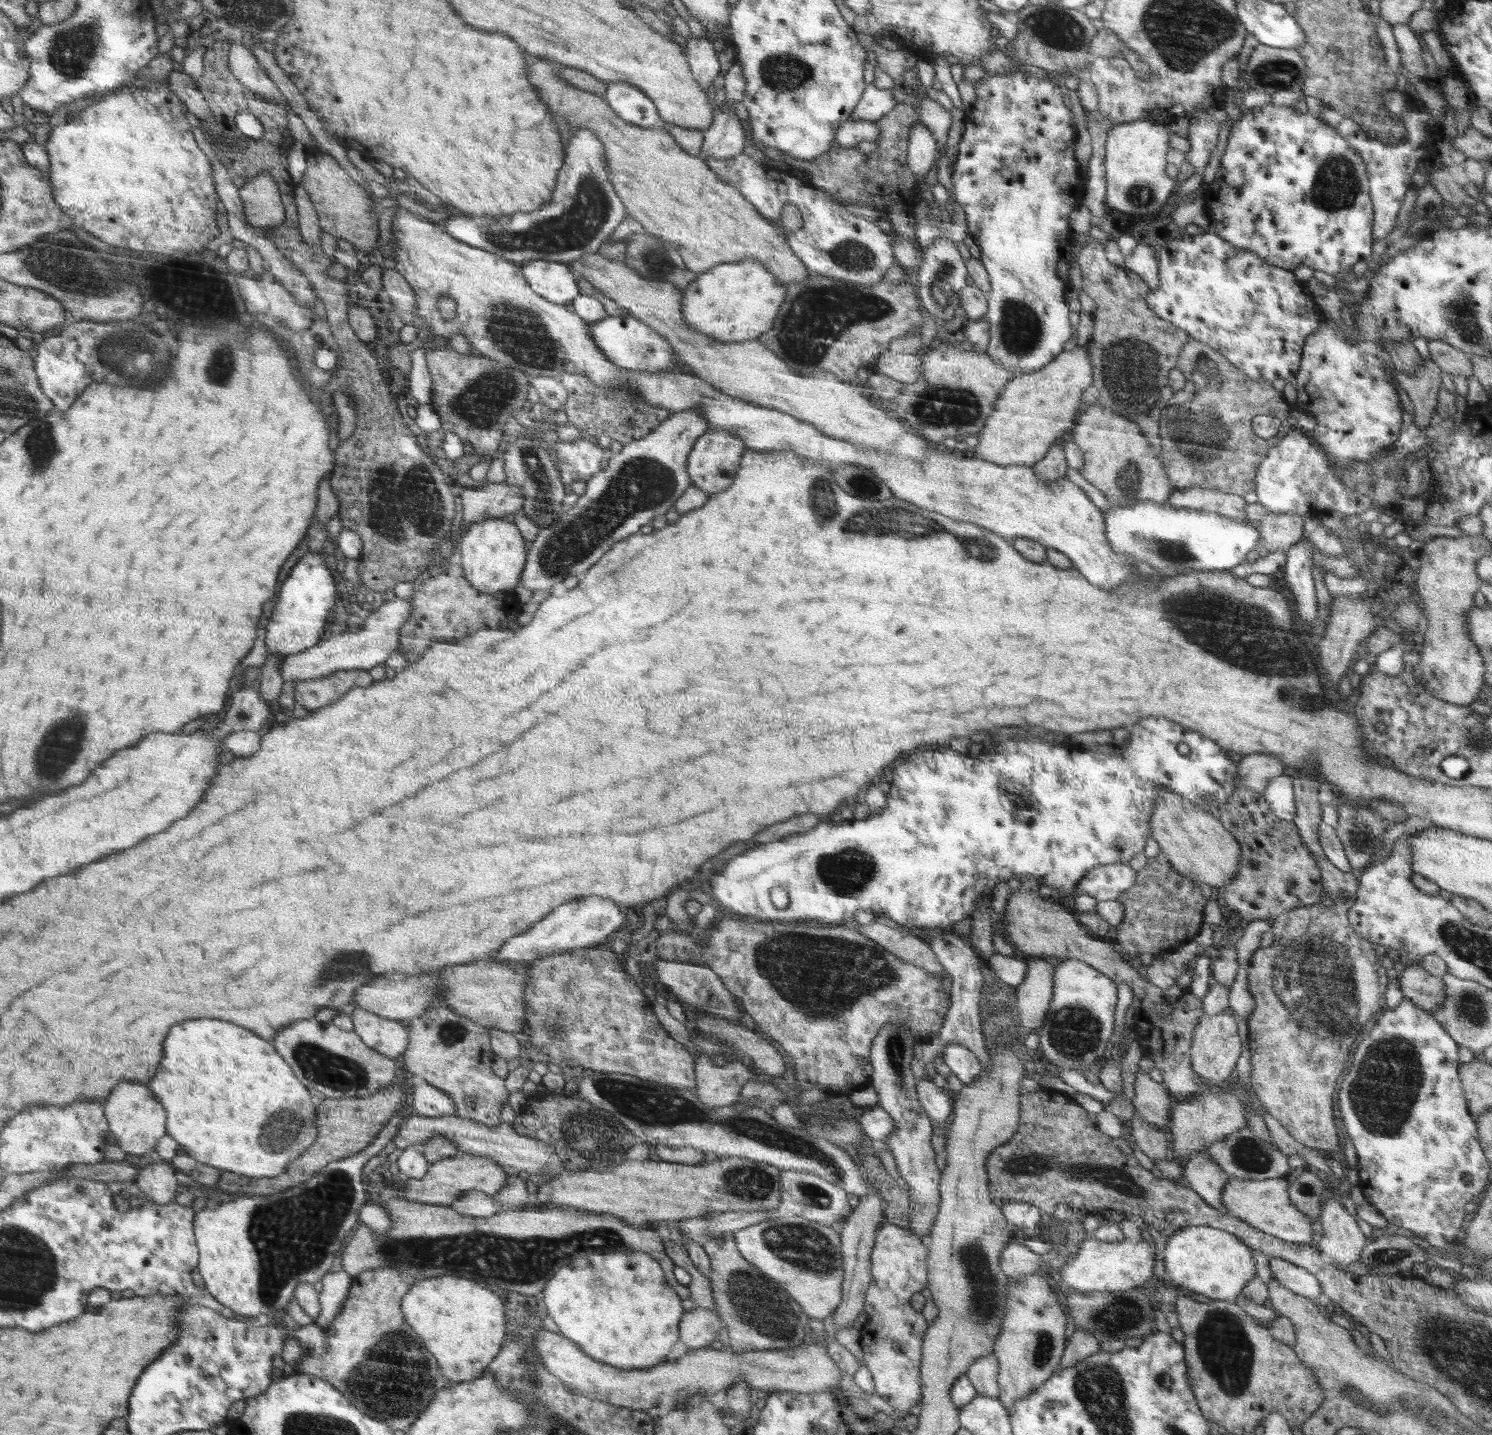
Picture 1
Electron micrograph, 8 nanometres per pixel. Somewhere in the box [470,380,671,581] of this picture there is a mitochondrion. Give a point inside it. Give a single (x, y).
(544, 501)

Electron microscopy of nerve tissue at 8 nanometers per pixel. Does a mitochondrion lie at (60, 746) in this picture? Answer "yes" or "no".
yes

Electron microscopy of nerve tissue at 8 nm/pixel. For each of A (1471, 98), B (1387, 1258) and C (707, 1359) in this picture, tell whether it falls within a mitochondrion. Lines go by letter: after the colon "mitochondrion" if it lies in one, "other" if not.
A: other
B: mitochondrion
C: other

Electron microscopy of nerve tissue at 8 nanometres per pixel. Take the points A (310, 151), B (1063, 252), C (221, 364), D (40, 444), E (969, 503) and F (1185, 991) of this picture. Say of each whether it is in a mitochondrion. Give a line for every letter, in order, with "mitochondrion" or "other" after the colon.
A: other
B: other
C: mitochondrion
D: mitochondrion
E: other
F: other

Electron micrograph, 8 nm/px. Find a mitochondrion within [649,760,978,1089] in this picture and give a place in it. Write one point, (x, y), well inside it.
(787, 962)

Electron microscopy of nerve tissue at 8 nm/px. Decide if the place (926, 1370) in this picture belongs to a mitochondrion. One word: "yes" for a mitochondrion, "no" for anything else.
no

